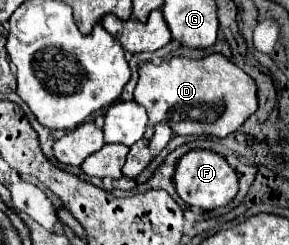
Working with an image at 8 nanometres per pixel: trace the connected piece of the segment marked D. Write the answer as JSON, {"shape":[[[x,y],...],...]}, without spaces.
{"shape":[[[217,52],[201,60],[173,56],[169,60],[141,62],[135,102],[149,114],[149,124],[145,130],[147,140],[153,136],[155,124],[159,122],[167,122],[173,134],[223,138],[235,132],[259,108],[253,78]]]}

